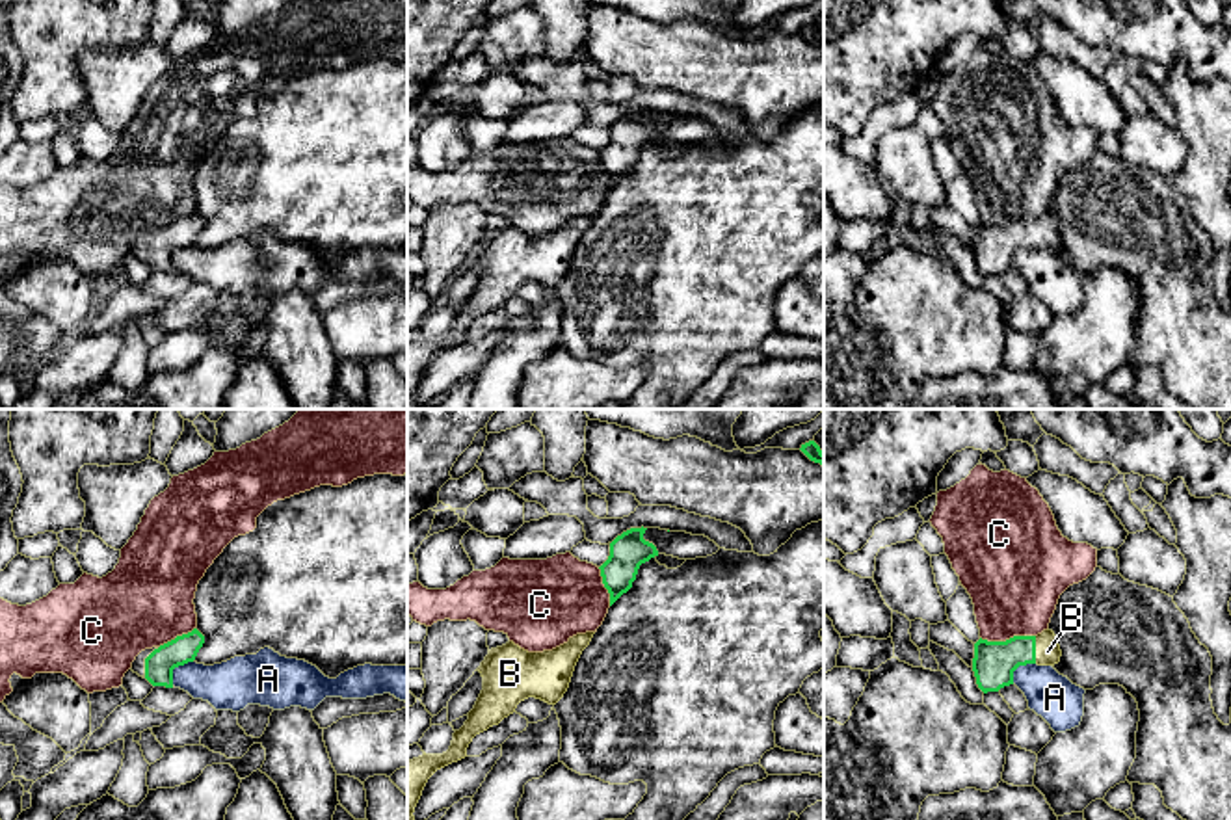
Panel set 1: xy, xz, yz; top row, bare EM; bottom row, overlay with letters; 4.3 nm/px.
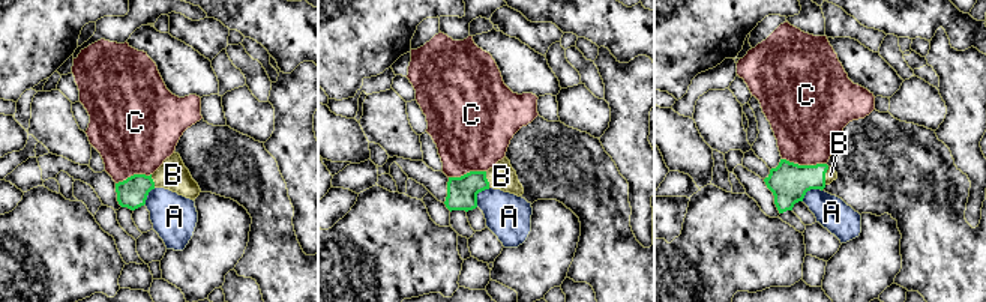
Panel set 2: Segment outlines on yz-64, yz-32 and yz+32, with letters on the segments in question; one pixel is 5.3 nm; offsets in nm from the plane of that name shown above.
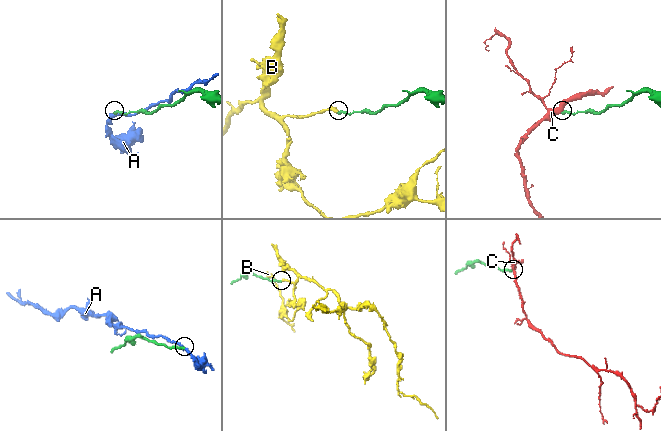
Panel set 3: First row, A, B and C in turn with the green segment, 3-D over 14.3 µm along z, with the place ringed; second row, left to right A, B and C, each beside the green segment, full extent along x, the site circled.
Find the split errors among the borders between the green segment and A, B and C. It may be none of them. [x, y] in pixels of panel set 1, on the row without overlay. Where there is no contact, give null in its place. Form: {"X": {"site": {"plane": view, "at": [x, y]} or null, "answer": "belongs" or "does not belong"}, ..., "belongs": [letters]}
{"A": {"site": {"plane": "xy", "at": [175, 250]}, "answer": "does not belong"}, "B": {"site": {"plane": "yz", "at": [1034, 233]}, "answer": "belongs"}, "C": {"site": {"plane": "yz", "at": [1006, 224]}, "answer": "does not belong"}, "belongs": ["B"]}

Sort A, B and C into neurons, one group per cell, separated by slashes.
A / B / C

